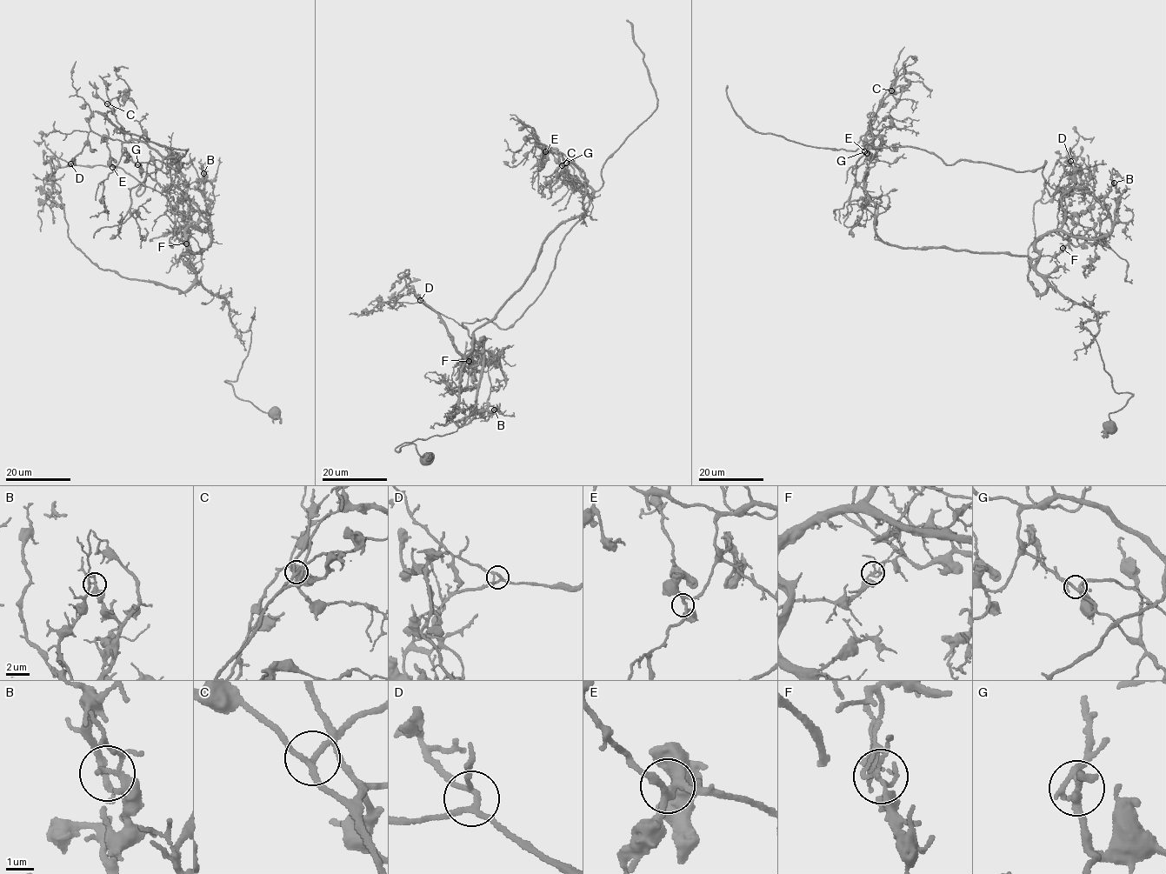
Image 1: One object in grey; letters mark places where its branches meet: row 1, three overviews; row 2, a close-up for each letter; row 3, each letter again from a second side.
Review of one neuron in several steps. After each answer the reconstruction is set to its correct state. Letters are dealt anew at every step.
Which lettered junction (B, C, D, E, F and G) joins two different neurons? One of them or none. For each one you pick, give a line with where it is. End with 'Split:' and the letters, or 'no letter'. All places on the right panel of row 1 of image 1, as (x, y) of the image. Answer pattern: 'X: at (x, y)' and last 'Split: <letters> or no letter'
F: at (1062, 248)
Split: F

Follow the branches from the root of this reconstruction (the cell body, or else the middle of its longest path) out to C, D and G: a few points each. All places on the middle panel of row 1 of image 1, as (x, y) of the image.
C: (430, 458), (395, 449), (456, 431), (473, 332), (587, 214), (562, 165)
D: (430, 458), (395, 449), (456, 431), (447, 420), (472, 341), (495, 359), (420, 300)
G: (430, 458), (395, 449), (456, 431), (447, 420), (473, 332), (552, 232), (587, 214), (566, 163)

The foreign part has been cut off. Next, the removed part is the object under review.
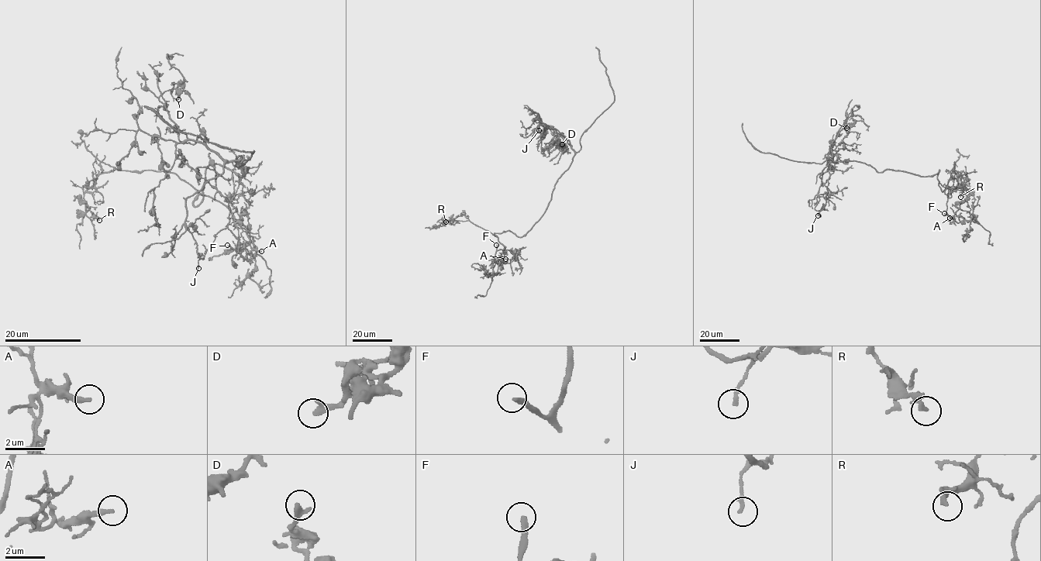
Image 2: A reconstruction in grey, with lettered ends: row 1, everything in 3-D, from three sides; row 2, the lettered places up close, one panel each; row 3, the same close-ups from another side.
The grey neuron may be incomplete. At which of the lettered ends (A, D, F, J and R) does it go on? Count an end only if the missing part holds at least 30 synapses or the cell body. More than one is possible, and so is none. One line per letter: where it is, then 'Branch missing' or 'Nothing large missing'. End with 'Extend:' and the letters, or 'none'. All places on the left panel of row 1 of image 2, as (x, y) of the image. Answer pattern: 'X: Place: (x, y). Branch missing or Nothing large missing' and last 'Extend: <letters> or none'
A: Place: (261, 251). Nothing large missing
D: Place: (178, 99). Nothing large missing
F: Place: (227, 245). Branch missing
J: Place: (198, 268). Nothing large missing
R: Place: (99, 220). Nothing large missing
Extend: F

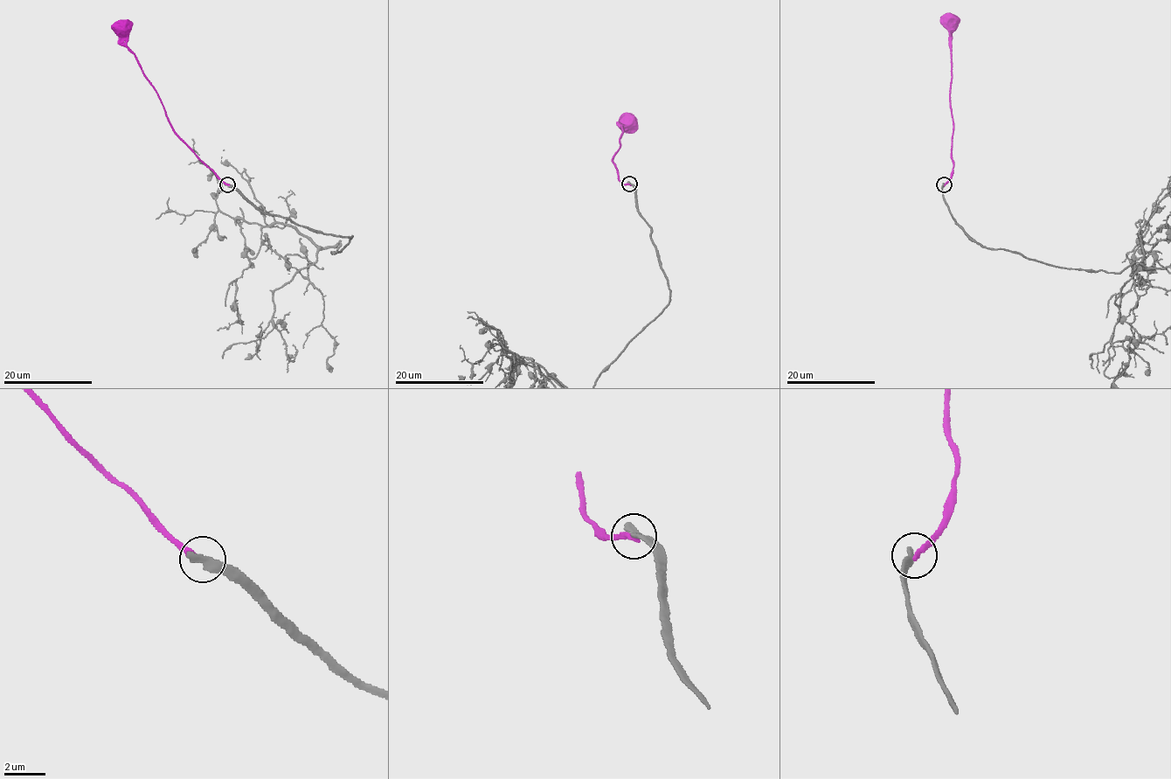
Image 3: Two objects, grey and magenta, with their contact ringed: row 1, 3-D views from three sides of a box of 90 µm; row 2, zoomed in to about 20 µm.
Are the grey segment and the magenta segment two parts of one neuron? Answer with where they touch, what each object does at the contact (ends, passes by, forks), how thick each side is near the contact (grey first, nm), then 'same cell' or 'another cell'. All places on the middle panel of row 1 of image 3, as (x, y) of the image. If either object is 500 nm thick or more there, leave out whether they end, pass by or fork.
(629, 184) | grey ends | magenta ends | 360/280 nm | another cell

